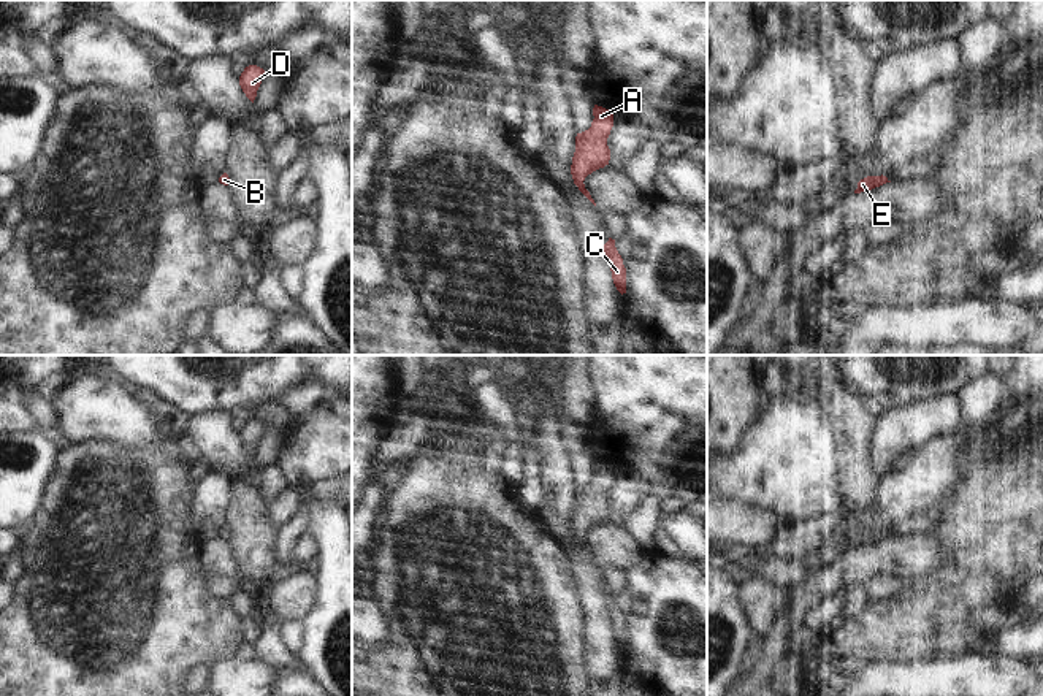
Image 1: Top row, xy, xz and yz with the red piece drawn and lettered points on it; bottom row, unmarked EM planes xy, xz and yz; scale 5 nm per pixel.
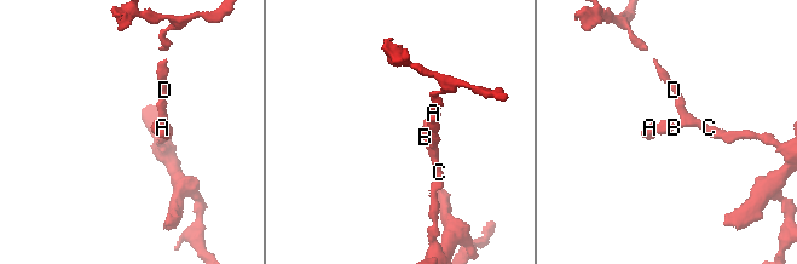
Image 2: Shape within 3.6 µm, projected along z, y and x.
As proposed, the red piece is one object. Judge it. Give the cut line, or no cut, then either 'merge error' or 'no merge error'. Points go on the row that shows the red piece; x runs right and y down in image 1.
cut none; no merge error

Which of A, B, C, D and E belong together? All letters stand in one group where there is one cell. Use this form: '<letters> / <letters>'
A B C D E

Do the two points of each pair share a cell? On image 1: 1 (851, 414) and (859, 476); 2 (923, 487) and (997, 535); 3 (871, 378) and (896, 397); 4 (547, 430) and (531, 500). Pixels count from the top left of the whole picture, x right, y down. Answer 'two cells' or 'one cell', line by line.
1: one cell
2: two cells
3: one cell
4: two cells

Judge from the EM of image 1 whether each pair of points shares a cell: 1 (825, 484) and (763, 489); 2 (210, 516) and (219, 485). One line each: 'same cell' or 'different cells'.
1: same cell
2: same cell

